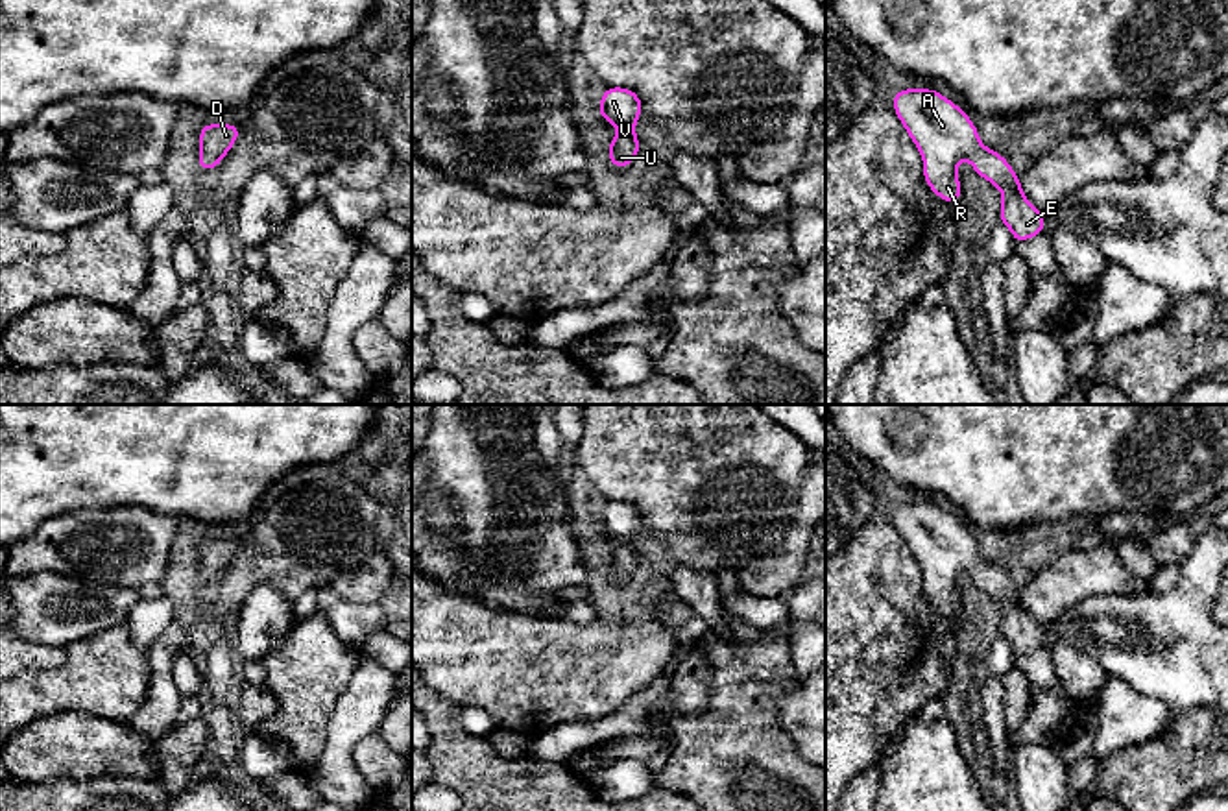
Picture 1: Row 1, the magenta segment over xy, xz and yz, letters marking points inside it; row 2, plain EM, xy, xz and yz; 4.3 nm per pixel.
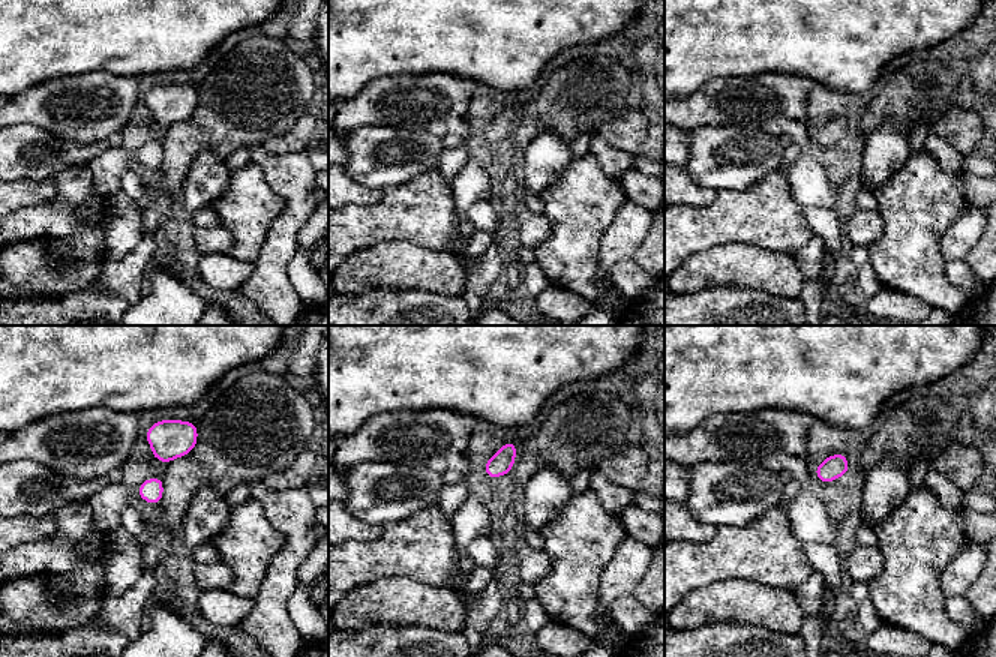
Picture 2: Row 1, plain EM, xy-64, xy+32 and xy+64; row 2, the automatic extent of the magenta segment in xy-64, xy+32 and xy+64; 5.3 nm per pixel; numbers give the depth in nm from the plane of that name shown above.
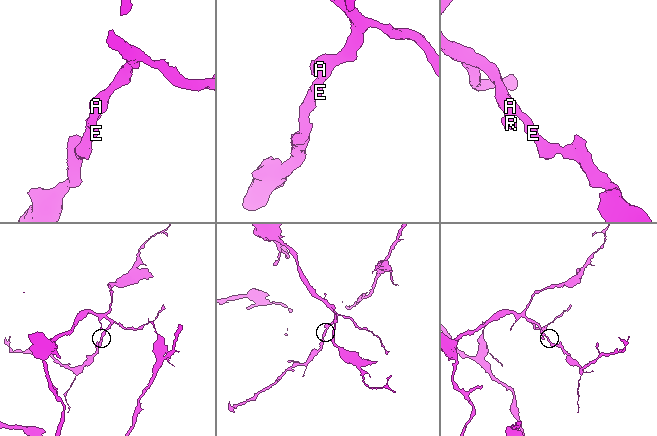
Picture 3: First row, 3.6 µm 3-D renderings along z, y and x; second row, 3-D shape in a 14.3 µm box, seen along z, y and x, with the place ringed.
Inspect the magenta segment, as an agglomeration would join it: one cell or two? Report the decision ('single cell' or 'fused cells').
single cell

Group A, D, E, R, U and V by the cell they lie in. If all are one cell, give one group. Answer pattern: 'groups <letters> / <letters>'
groups A D E R U V

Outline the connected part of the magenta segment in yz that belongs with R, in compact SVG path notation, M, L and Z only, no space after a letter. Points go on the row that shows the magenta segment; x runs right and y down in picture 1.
M899 89L892 109L920 150L925 185L942 201L960 201L957 163L966 157L977 176L1001 190L999 222L1010 229L1014 244L1045 233L1045 212L1027 200L1012 164L981 142L979 127L964 109L936 89Z

